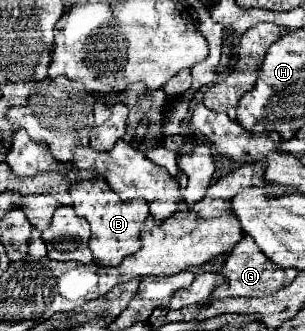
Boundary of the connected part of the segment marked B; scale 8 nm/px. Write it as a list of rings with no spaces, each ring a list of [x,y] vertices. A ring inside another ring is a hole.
[[[91,179],[91,181],[77,181],[71,185],[73,209],[77,215],[85,217],[91,225],[91,239],[89,249],[93,251],[93,263],[99,265],[117,265],[123,257],[135,253],[139,249],[139,231],[143,229],[143,221],[149,213],[149,207],[143,199],[121,201],[119,195],[111,191],[105,179]]]

